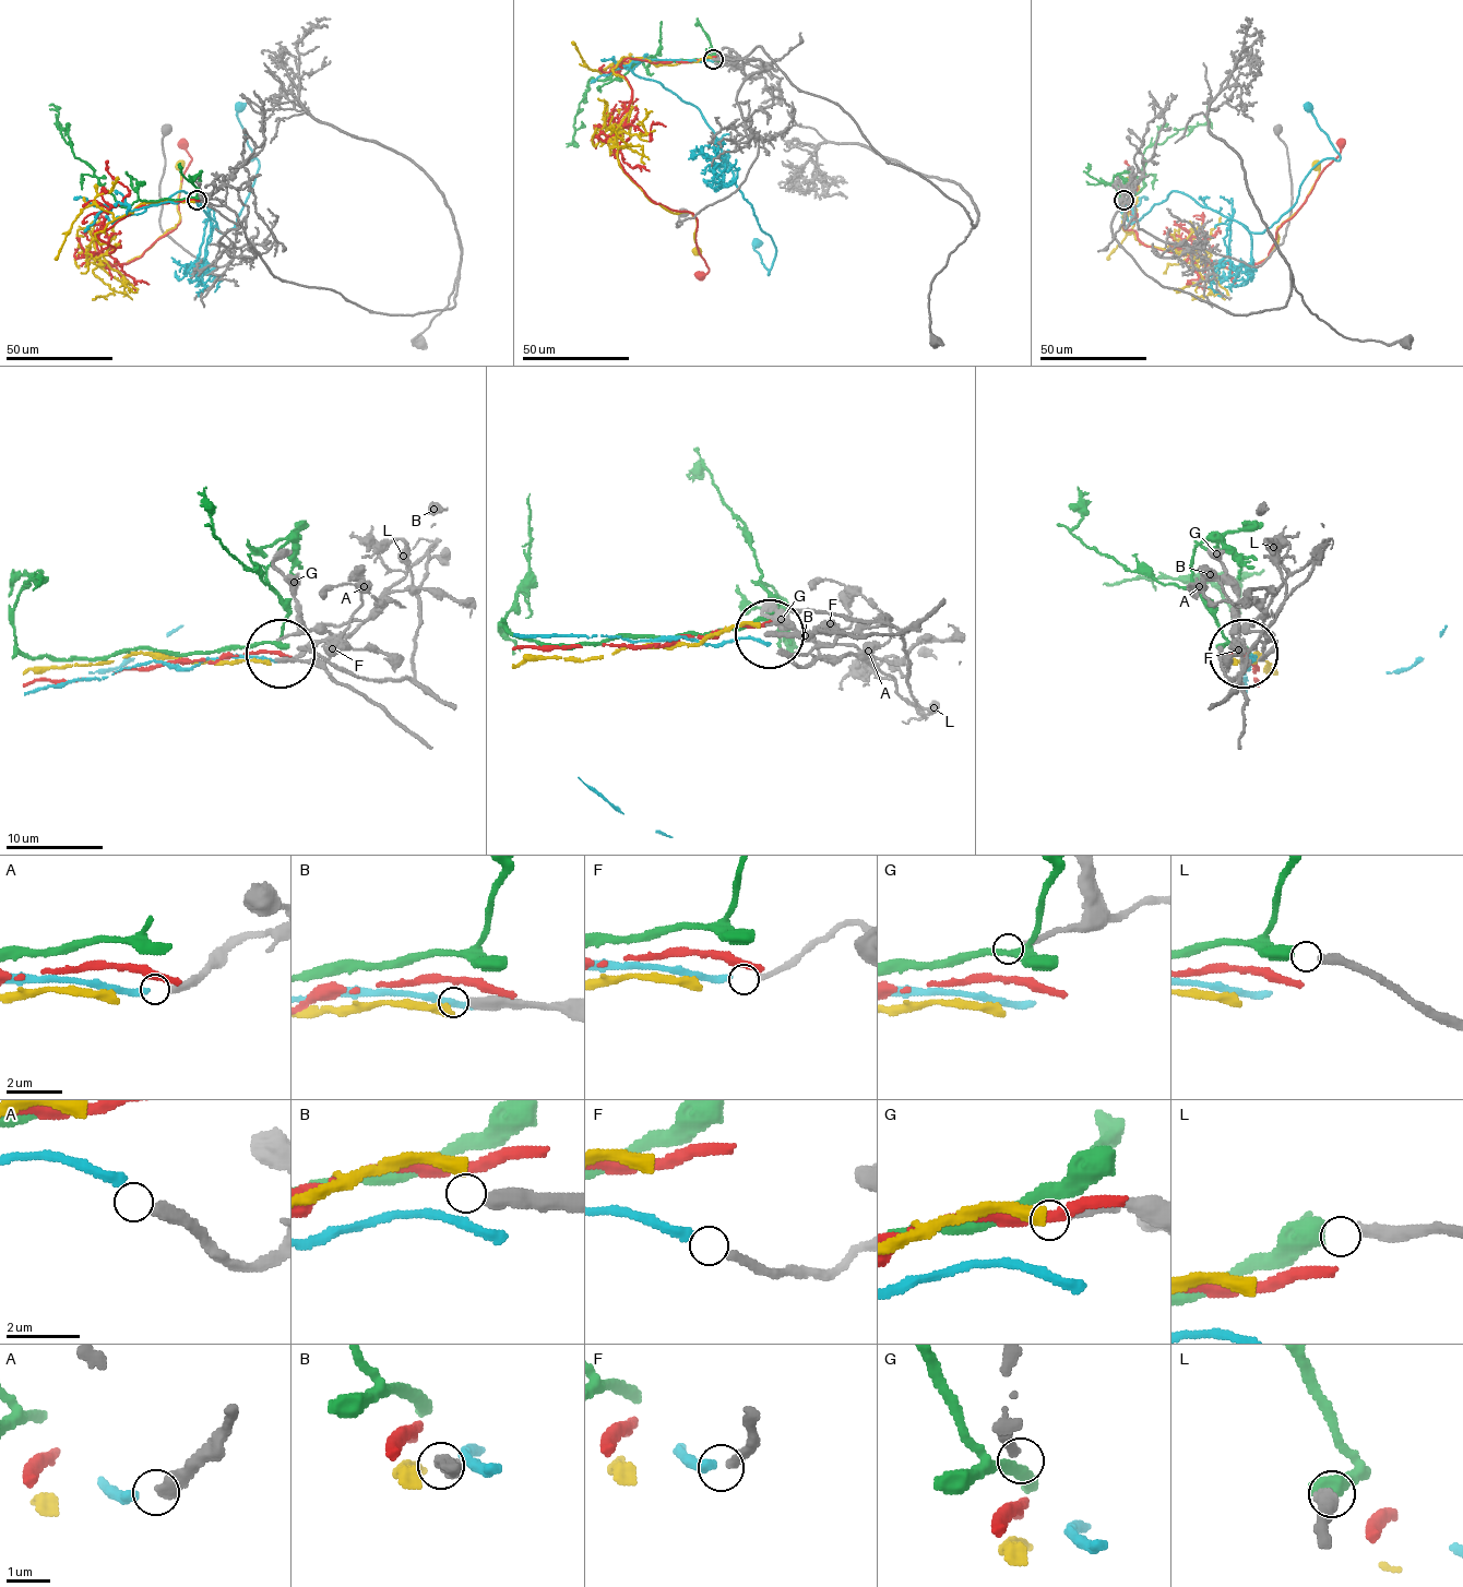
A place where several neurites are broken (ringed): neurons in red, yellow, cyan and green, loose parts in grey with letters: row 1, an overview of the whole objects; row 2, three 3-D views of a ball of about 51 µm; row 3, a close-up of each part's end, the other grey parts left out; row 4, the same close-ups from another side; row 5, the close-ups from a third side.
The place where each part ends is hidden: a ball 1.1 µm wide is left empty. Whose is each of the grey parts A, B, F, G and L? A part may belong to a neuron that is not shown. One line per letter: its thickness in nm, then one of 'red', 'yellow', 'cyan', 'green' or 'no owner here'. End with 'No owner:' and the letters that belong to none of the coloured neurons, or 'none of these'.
A: 300 nm thick; no owner here
B: 400 nm thick; no owner here
F: 200 nm thick; cyan
G: 200 nm thick; no owner here
L: 360 nm thick; green
No owner: A, B, G

